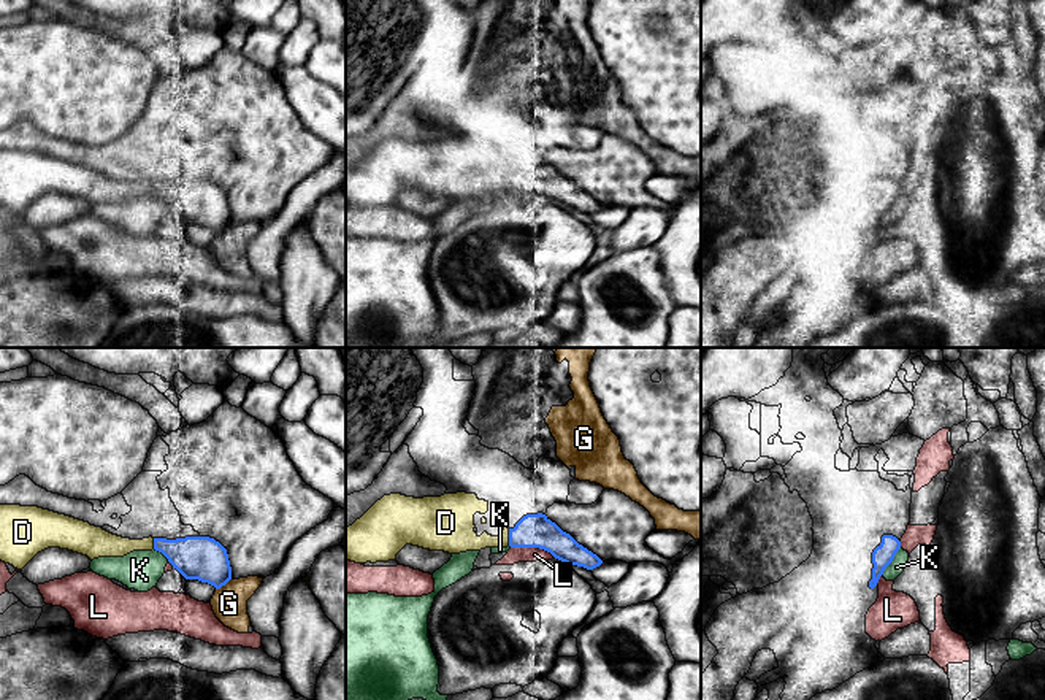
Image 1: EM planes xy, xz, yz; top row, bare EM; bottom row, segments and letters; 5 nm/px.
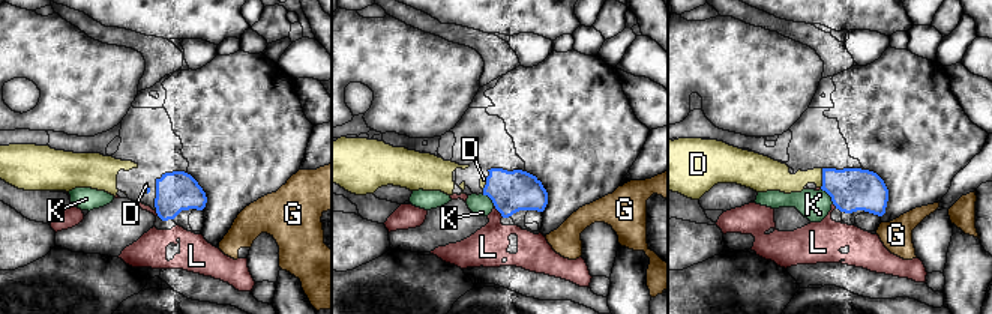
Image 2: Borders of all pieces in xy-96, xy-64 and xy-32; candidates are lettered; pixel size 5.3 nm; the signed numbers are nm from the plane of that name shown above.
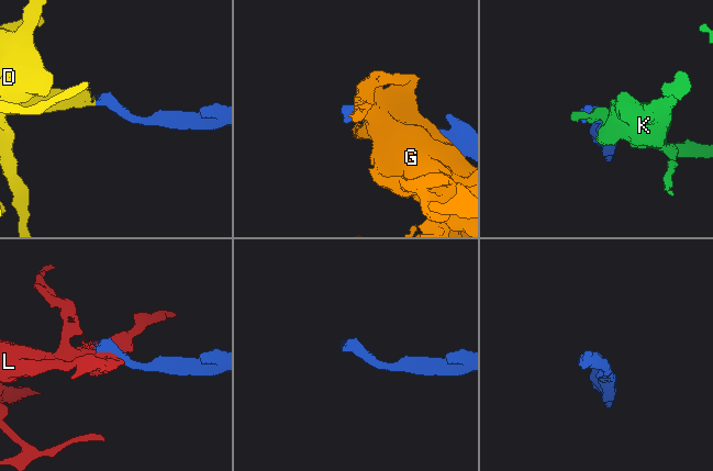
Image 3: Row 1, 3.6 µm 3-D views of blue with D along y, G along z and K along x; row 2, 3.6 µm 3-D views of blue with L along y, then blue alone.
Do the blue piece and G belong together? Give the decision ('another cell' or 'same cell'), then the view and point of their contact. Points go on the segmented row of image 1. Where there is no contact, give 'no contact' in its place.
another cell | xy (222, 584)

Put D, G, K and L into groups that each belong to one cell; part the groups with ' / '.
D / G / K / L

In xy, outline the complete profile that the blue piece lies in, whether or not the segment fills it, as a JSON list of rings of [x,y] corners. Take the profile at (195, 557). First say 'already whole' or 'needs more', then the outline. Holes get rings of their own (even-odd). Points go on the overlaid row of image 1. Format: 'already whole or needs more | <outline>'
needs more | [[[0,505],[0,560],[22,570],[48,548],[68,549],[90,560],[159,551],[186,579],[220,589],[232,579],[227,549],[209,537],[130,540],[101,527],[38,506]]]

